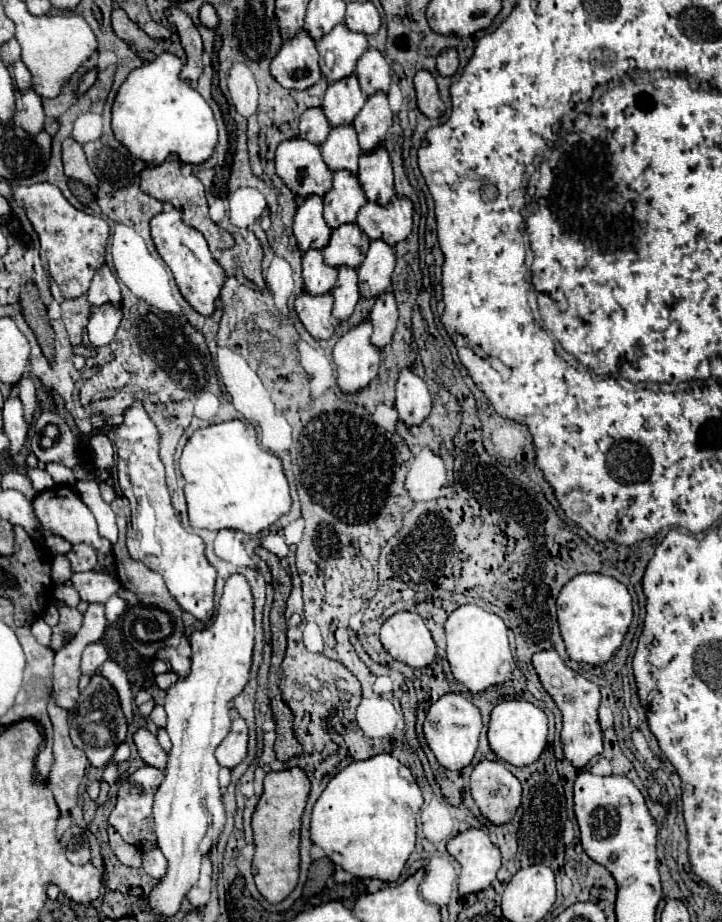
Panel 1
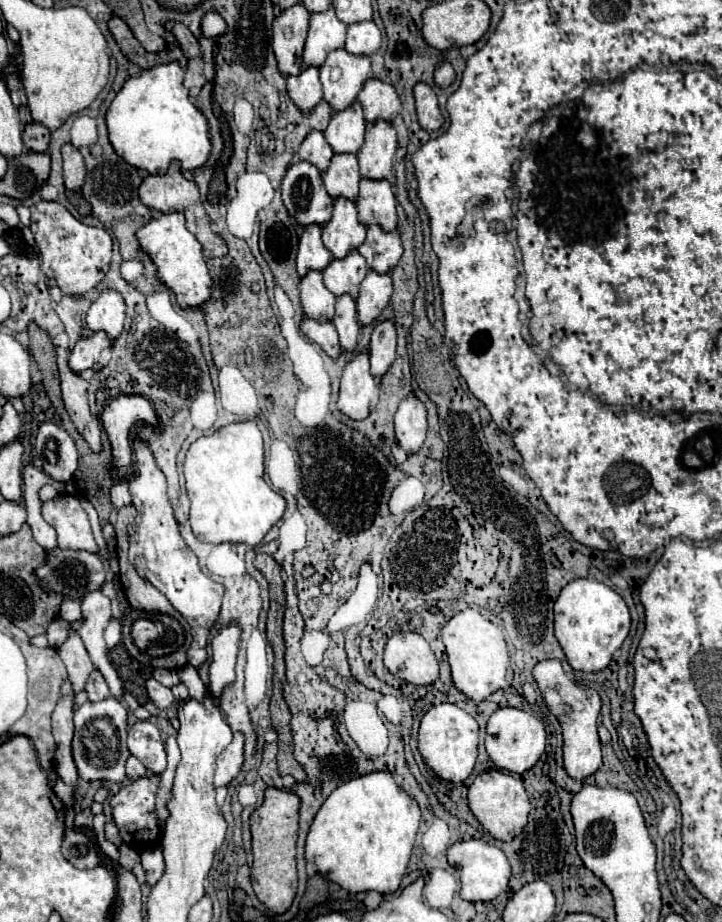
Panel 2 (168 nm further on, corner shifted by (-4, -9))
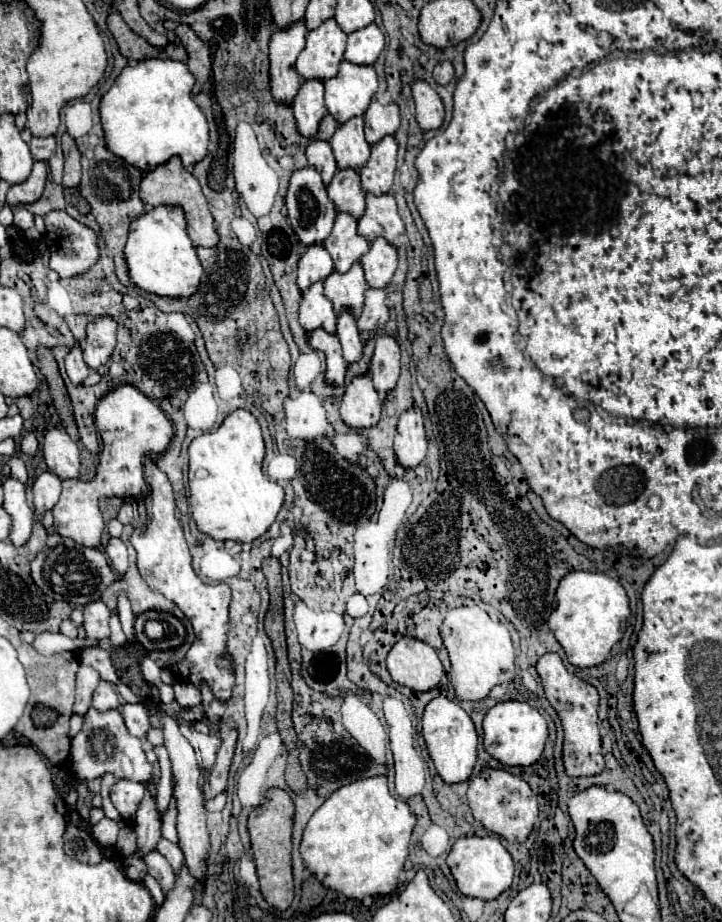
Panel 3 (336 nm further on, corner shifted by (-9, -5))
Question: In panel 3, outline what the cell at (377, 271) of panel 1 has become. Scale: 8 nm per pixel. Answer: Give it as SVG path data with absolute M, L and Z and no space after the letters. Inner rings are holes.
M368 289L366 291L366 303L364 311L358 317L358 329L362 335L362 341L378 335L388 321L388 305L386 305L386 291L384 289Z

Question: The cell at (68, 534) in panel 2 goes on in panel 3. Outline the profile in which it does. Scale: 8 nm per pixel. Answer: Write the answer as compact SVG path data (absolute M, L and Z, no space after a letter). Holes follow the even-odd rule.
M120 385L110 391L96 407L96 427L102 437L102 455L96 477L88 483L84 481L62 481L62 495L52 509L54 527L58 535L74 539L78 545L86 547L100 547L102 535L102 515L98 509L98 501L102 497L130 497L136 499L148 491L144 479L144 457L162 453L172 435L172 423L152 399L148 399L142 391L134 389L132 385Z

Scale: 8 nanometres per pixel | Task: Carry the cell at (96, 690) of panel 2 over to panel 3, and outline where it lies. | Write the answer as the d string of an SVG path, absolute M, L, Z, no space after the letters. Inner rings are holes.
M108 681L98 683L98 687L94 691L94 697L92 697L92 707L96 707L98 711L120 707L120 697L118 697L112 683L108 683Z

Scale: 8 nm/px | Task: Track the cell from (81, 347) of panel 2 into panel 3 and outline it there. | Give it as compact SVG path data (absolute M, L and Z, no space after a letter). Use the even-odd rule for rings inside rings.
M78 343L66 355L66 373L68 373L68 377L74 385L80 385L90 373L90 367L86 365L86 361L82 357L82 349L80 349Z

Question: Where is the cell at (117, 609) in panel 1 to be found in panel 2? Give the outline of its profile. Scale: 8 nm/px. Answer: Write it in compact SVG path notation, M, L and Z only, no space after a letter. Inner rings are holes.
M117 619L111 621L111 629L105 631L105 643L109 649L113 649L121 641L121 623Z

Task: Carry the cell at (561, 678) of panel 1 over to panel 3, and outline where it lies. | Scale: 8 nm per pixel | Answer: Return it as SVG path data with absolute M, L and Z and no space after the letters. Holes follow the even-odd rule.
M546 653L538 659L536 671L540 675L546 699L556 709L564 727L564 767L570 777L598 775L604 769L602 741L598 733L598 703L600 695L596 687L586 683L584 679L568 673L558 653Z

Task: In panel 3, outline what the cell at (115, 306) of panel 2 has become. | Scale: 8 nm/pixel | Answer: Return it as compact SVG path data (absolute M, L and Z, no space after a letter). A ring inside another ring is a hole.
M100 315L88 323L88 335L84 339L84 361L90 369L104 365L116 347L118 321L112 315Z

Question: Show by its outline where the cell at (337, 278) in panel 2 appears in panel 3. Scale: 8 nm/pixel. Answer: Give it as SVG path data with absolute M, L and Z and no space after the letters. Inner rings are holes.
M354 263L346 273L334 271L324 279L324 293L334 303L336 313L342 313L342 309L354 309L354 317L358 317L358 313L362 313L366 289L368 285L360 263Z

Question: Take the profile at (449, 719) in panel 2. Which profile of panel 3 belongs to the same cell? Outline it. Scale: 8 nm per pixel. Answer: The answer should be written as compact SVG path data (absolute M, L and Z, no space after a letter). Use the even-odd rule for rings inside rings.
M440 695L440 697L432 699L424 709L422 735L426 741L428 753L436 765L438 775L446 783L468 781L472 767L476 763L476 747L478 747L478 735L476 735L476 727L472 723L470 715L460 705L456 705L454 701Z

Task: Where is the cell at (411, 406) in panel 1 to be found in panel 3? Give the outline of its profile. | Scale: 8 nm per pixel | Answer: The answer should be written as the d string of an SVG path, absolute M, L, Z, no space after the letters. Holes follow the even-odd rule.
M408 409L400 415L398 421L398 433L394 439L394 451L398 457L398 463L406 469L416 467L424 455L426 455L426 431L424 431L424 419L418 409Z

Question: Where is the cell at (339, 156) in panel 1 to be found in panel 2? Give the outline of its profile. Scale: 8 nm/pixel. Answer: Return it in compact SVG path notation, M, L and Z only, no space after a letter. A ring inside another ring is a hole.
M335 155L329 169L323 173L325 189L333 199L345 197L355 201L359 193L359 181L359 163L355 155Z

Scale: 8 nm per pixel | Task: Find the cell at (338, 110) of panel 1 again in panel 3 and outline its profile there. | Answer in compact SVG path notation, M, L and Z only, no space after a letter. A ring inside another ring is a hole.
M352 117L346 123L340 123L330 145L340 169L360 169L370 157L370 145L364 139L364 119Z

